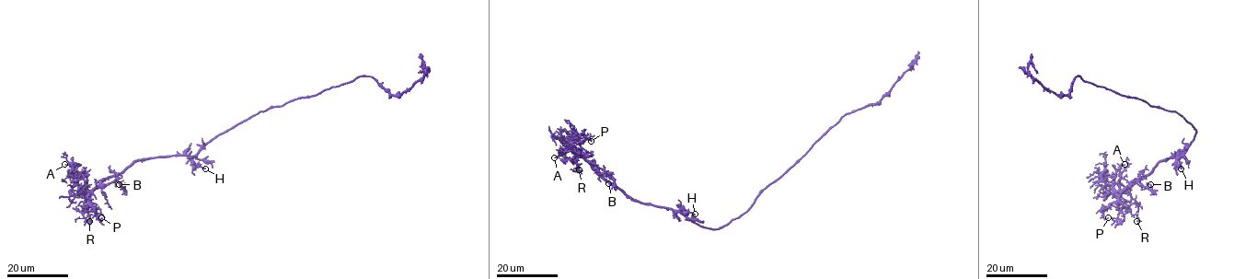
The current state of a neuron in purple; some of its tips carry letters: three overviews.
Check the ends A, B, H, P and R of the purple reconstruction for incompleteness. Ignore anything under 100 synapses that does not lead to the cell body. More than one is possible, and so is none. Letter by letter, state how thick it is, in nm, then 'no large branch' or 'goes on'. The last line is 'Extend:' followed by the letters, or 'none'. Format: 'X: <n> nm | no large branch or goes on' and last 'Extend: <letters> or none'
A: 160 nm | no large branch
B: 160 nm | no large branch
H: 180 nm | no large branch
P: 100 nm | no large branch
R: 150 nm | no large branch
Extend: none

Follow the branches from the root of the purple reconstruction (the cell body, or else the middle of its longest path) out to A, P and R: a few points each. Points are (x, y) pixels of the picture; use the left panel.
A: (254, 116), (218, 134), (191, 156), (137, 158), (89, 191), (80, 188), (77, 172), (64, 164)
P: (254, 116), (218, 134), (191, 156), (137, 158), (120, 172), (105, 178), (90, 195), (97, 217), (101, 217)
R: (254, 116), (218, 134), (191, 156), (137, 158), (105, 178), (91, 193), (86, 209), (89, 221)

